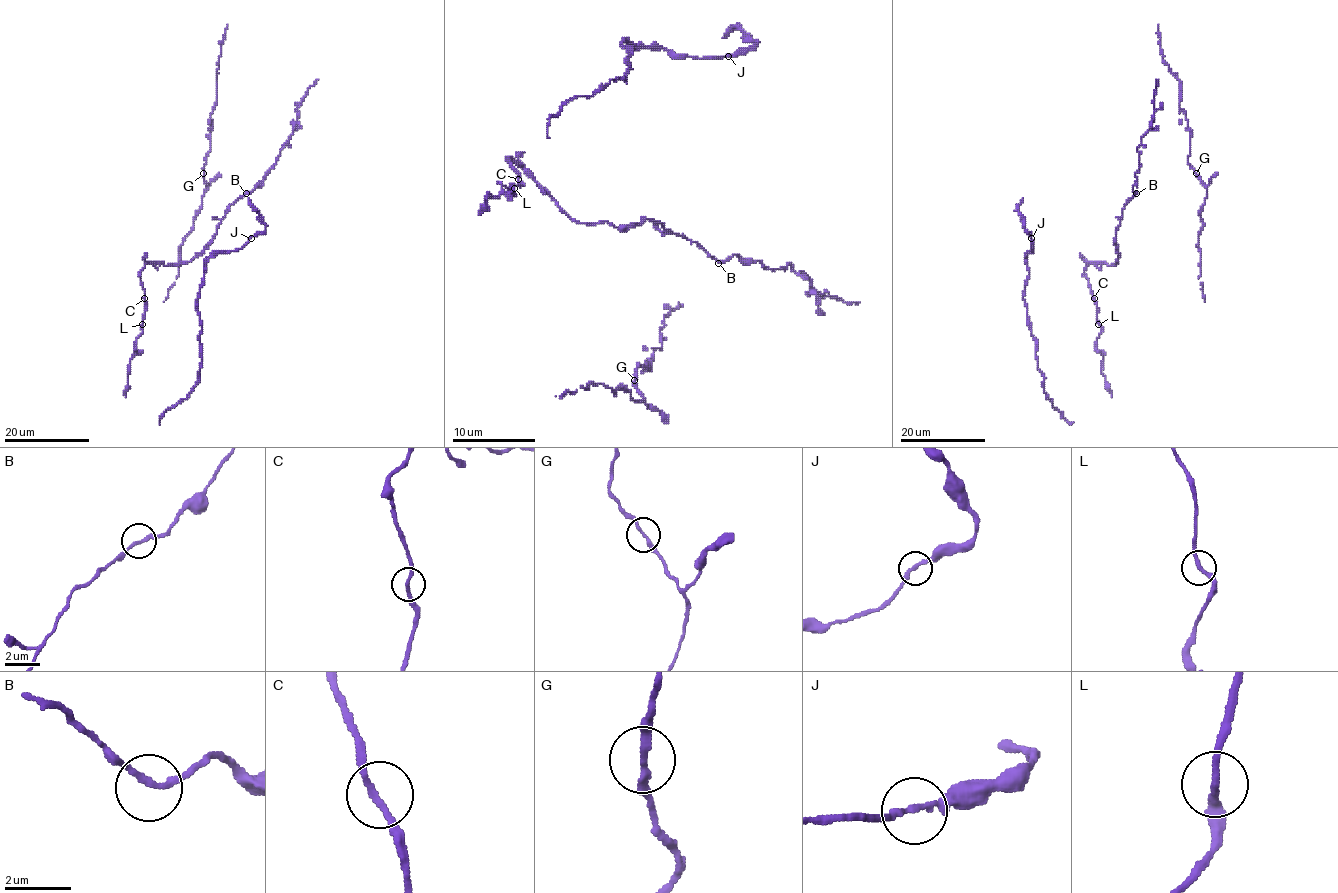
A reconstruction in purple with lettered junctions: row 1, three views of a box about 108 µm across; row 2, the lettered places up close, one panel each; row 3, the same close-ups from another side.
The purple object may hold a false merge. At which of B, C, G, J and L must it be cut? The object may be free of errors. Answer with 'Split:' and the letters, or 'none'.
Split: none

